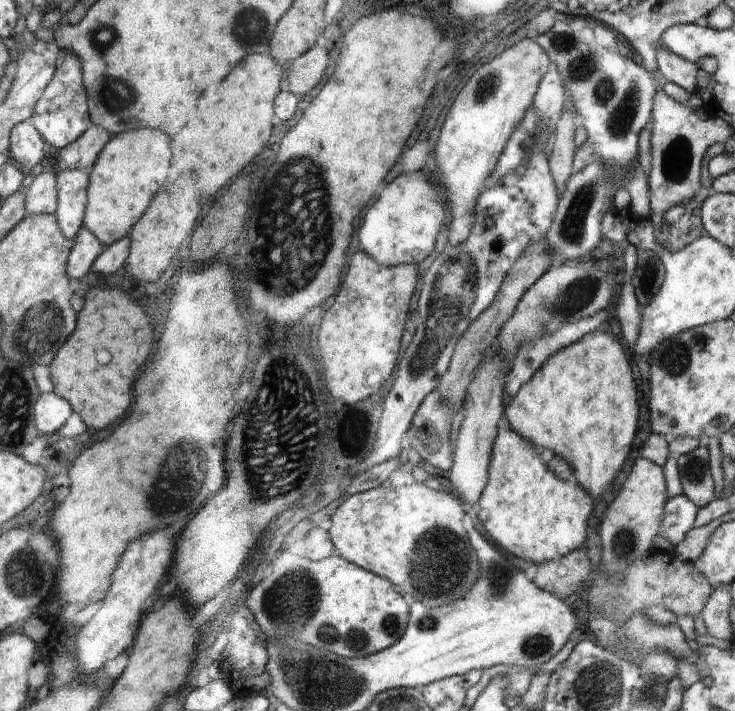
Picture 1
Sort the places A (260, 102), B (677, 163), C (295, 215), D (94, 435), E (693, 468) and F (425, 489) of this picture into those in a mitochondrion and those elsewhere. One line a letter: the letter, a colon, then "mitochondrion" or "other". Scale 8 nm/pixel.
A: other
B: mitochondrion
C: mitochondrion
D: other
E: mitochondrion
F: other

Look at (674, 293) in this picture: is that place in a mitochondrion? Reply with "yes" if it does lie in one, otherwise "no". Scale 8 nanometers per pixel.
no

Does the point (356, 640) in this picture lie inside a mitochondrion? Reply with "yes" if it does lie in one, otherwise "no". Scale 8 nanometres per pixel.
yes

